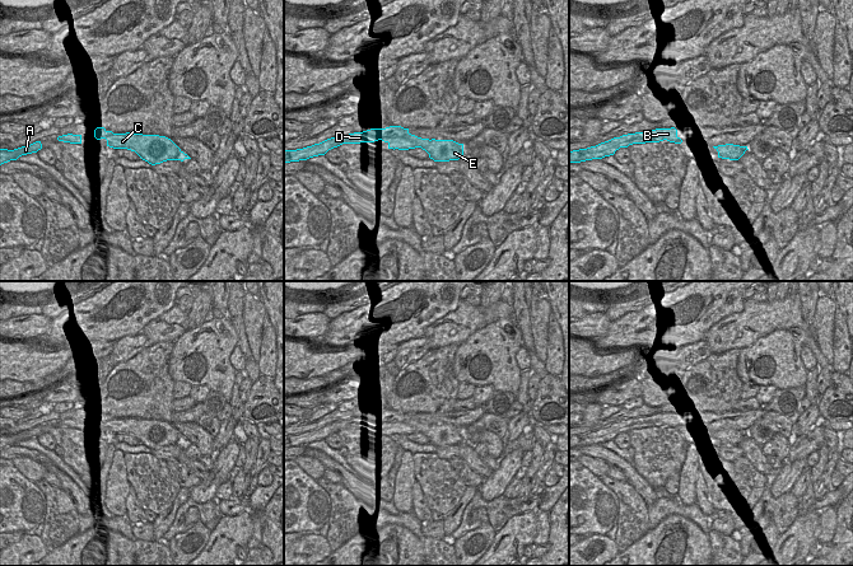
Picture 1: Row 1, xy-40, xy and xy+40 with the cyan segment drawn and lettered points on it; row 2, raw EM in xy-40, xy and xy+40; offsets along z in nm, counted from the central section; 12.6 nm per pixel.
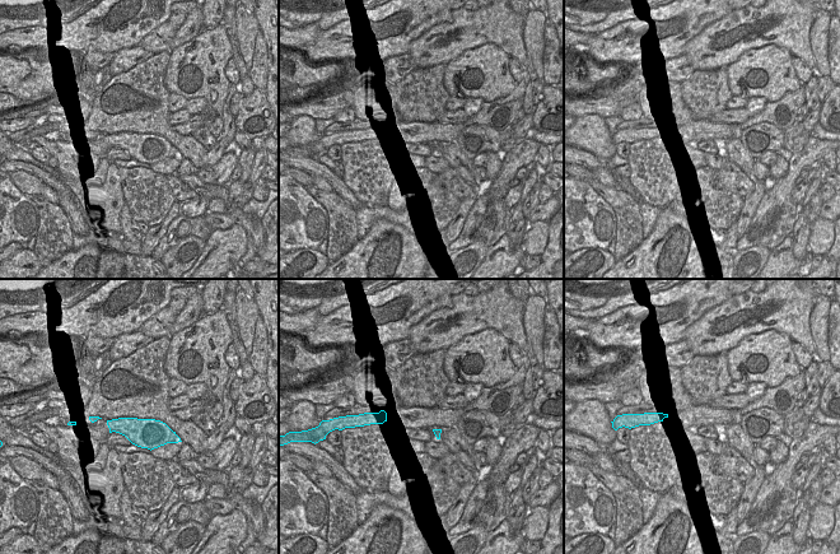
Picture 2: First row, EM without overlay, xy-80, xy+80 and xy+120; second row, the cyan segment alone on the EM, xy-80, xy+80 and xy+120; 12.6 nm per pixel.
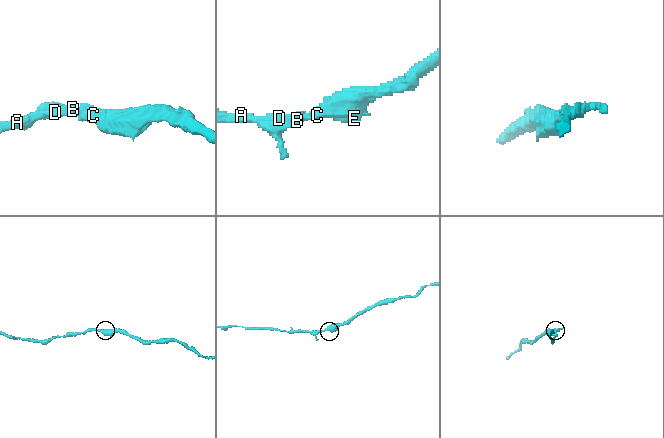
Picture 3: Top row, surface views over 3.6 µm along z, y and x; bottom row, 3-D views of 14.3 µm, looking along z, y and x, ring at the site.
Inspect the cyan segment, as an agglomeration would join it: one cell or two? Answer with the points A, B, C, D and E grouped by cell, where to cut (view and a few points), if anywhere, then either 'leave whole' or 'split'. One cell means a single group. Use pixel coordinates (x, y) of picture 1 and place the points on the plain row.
A B C D E; no cut; leave whole

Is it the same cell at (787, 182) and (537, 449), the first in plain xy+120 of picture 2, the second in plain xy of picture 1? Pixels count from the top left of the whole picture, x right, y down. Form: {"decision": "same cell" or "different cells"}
{"decision": "different cells"}

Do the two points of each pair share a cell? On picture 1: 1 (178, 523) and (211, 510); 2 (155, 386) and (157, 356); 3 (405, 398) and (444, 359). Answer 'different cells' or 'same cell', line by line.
1: same cell
2: same cell
3: same cell

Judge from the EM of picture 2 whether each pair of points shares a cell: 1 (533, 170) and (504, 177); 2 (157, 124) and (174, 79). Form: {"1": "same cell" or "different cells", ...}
{"1": "different cells", "2": "different cells"}

